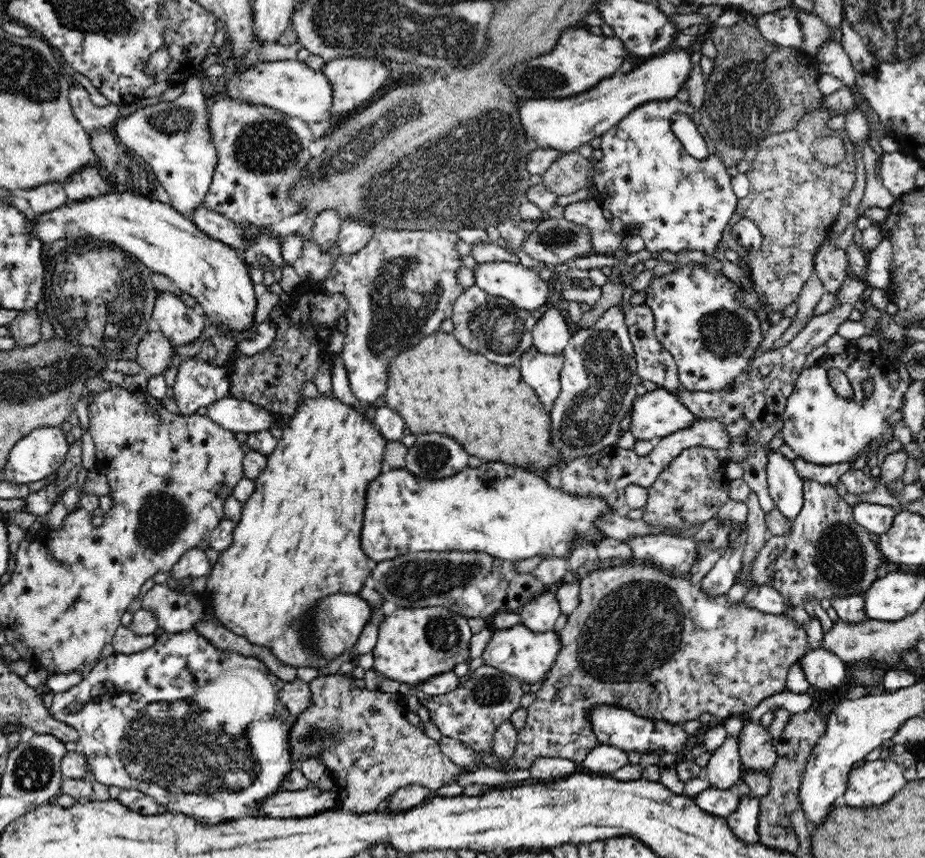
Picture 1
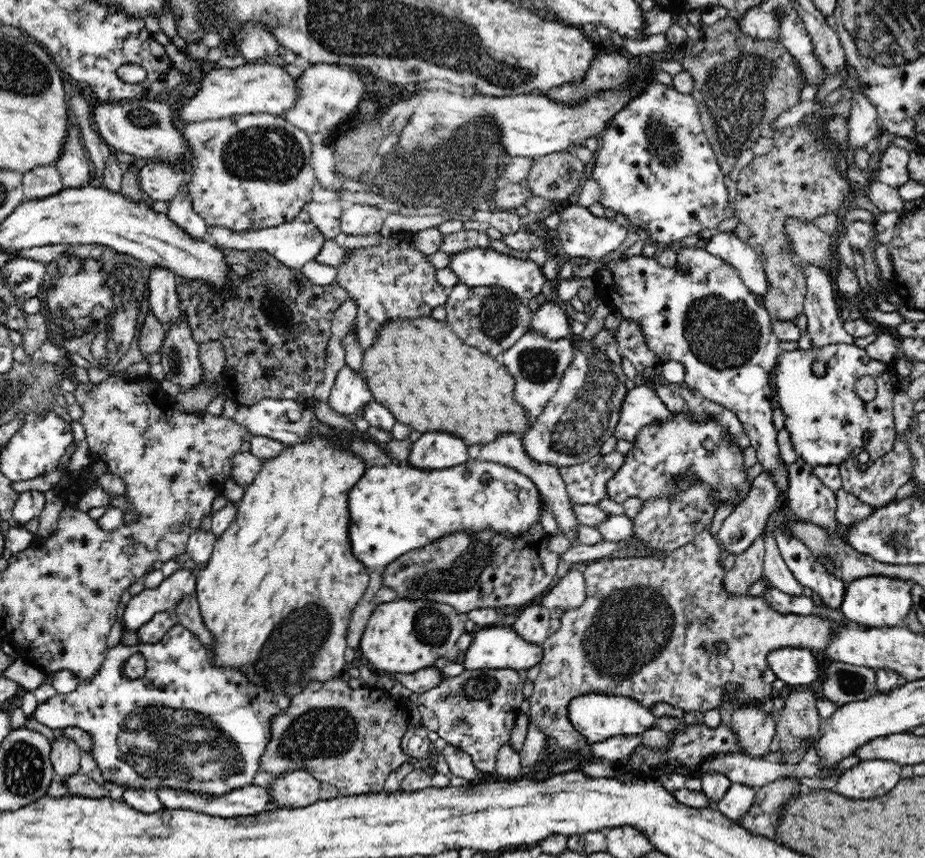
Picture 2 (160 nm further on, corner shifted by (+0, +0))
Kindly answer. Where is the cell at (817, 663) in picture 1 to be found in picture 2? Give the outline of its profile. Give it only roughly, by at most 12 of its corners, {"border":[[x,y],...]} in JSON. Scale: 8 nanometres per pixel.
{"border":[[806,648],[768,654],[768,667],[788,686],[823,680],[824,667]]}

